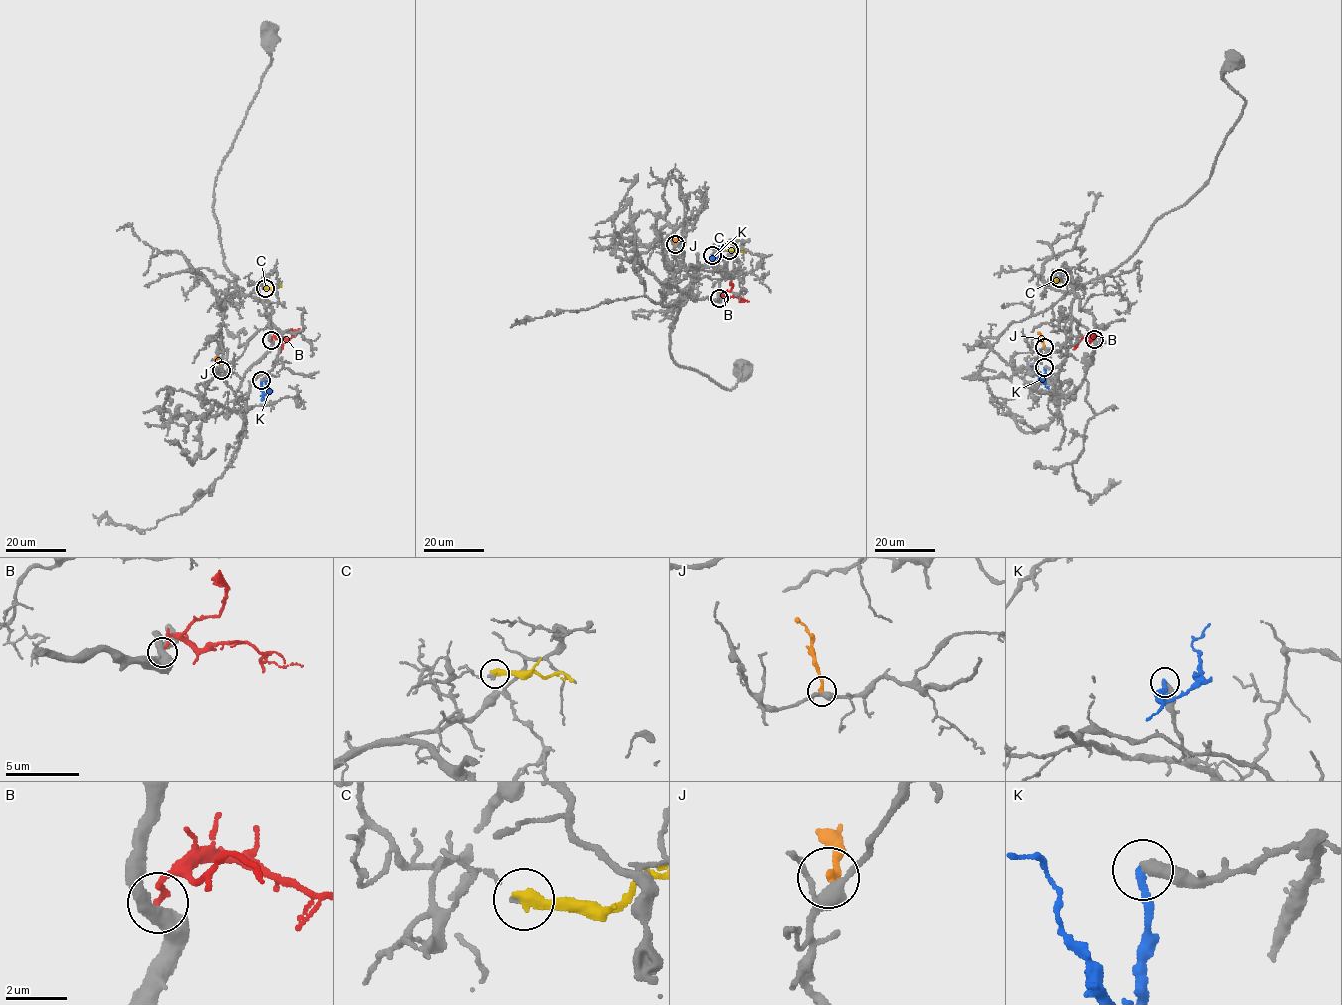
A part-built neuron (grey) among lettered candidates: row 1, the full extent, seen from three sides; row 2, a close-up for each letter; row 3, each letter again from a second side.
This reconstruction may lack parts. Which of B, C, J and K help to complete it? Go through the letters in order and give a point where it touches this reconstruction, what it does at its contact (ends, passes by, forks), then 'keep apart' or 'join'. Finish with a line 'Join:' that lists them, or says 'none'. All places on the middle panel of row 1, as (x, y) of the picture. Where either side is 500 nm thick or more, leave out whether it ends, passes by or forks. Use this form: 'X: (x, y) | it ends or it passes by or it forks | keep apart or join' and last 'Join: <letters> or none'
B: (719, 298) | it ends | keep apart
C: (729, 250) | it ends | keep apart
J: (675, 244) | it ends | keep apart
K: (712, 255) | it ends | keep apart
Join: none

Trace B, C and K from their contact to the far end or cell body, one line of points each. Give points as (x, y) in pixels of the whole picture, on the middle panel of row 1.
B: (719, 298), (721, 295), (737, 296), (740, 300), (748, 301)
C: (729, 250), (745, 252)
K: (712, 255), (711, 258), (714, 259), (719, 255), (721, 243)

